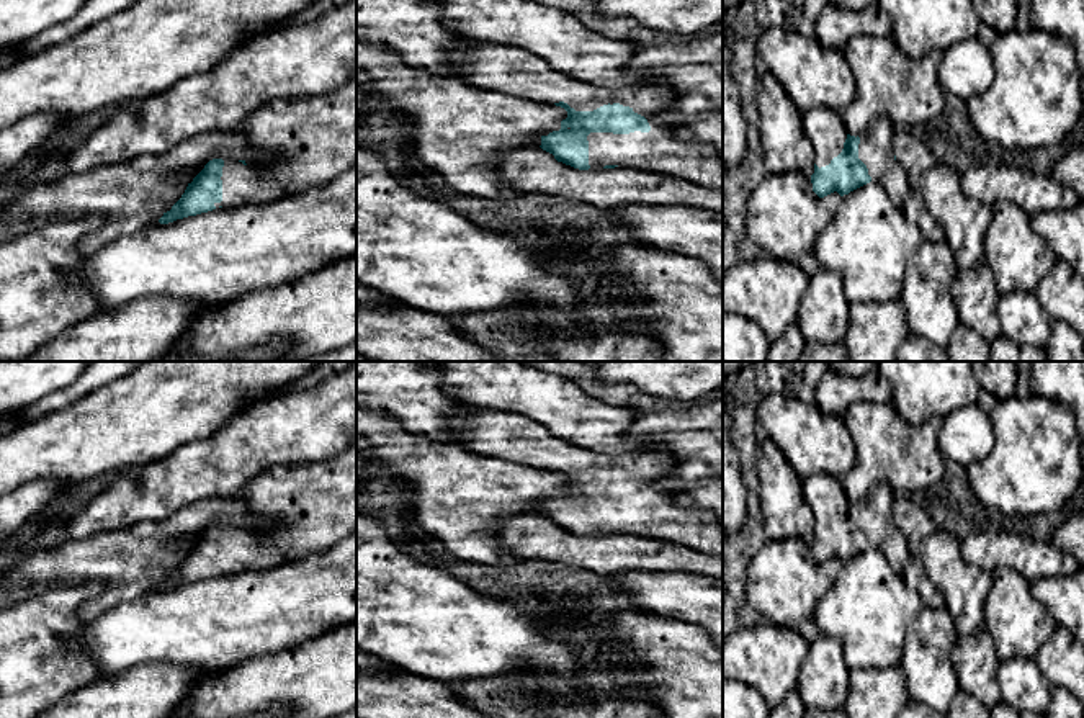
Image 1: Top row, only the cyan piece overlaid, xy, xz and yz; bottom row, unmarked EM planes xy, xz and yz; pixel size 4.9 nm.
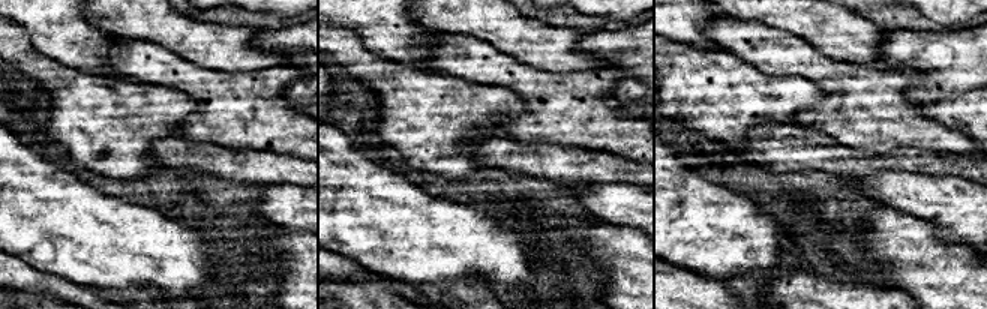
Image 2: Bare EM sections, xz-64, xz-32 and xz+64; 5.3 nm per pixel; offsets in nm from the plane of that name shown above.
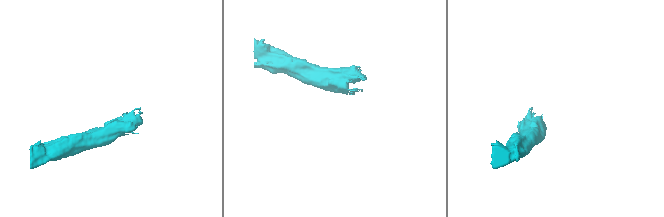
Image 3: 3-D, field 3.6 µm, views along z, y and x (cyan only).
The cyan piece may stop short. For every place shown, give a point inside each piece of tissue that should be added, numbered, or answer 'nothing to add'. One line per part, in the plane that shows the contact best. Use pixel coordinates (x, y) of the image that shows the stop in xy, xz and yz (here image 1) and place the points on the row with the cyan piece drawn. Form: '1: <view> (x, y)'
1: xz (489, 67)

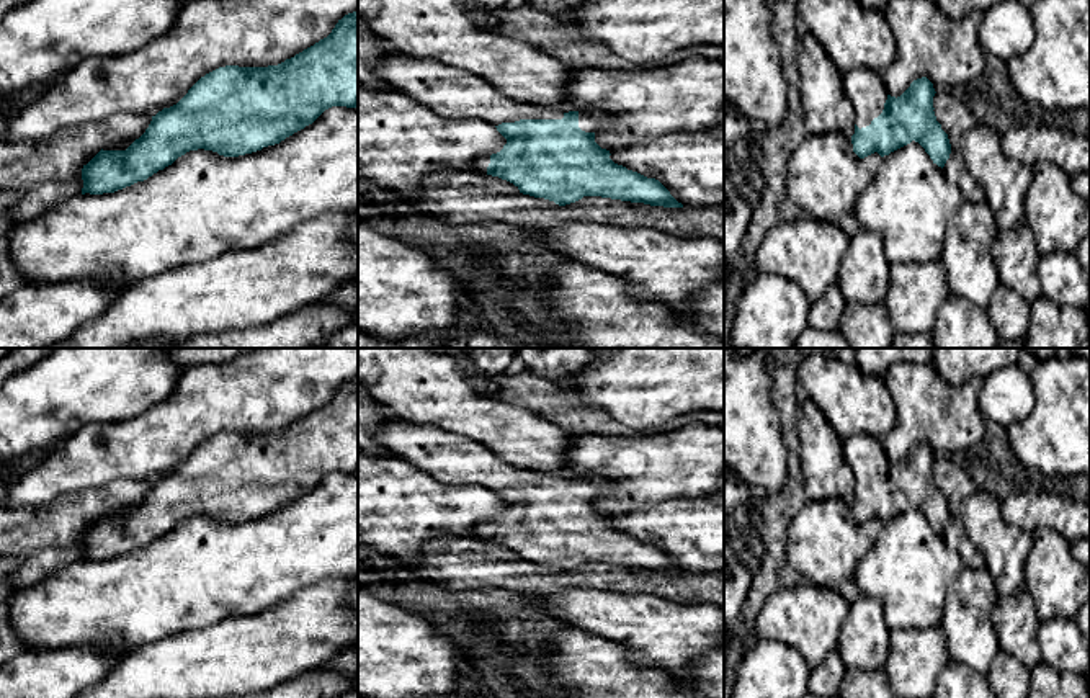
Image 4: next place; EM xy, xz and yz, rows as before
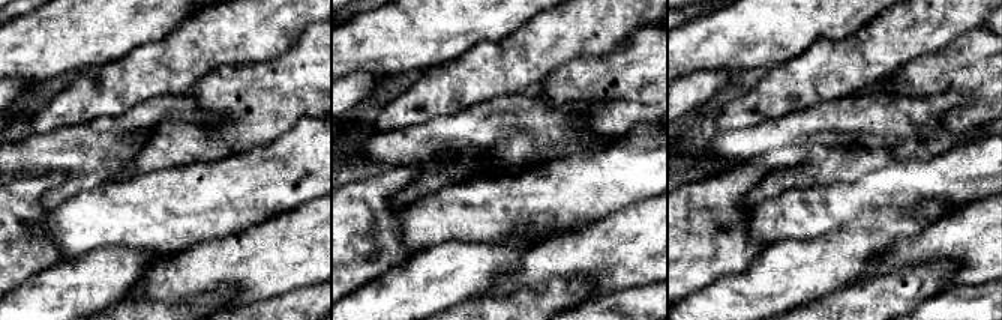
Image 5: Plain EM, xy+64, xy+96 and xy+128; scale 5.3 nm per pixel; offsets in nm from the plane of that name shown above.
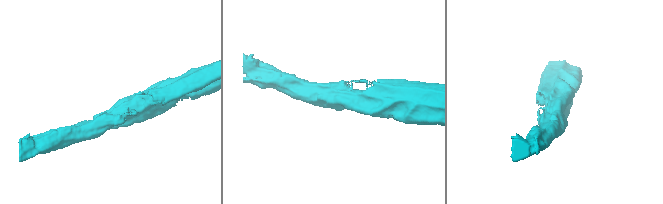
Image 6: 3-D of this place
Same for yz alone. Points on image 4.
1: yz (866, 92)

